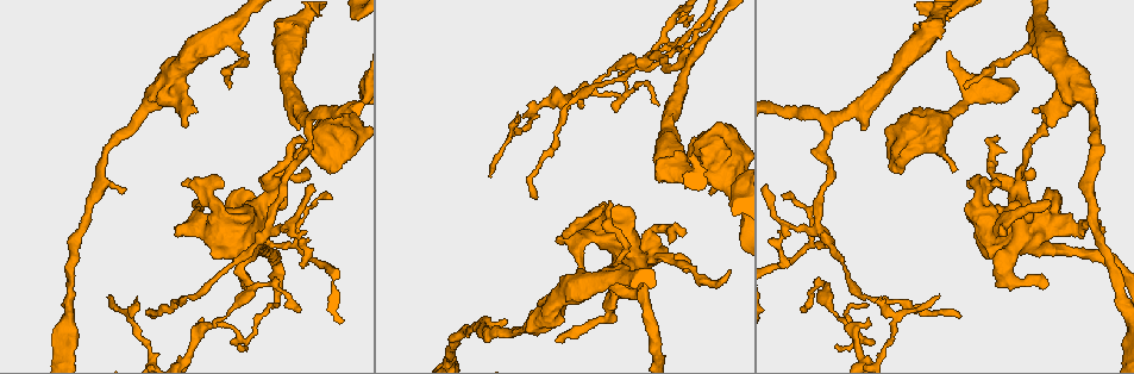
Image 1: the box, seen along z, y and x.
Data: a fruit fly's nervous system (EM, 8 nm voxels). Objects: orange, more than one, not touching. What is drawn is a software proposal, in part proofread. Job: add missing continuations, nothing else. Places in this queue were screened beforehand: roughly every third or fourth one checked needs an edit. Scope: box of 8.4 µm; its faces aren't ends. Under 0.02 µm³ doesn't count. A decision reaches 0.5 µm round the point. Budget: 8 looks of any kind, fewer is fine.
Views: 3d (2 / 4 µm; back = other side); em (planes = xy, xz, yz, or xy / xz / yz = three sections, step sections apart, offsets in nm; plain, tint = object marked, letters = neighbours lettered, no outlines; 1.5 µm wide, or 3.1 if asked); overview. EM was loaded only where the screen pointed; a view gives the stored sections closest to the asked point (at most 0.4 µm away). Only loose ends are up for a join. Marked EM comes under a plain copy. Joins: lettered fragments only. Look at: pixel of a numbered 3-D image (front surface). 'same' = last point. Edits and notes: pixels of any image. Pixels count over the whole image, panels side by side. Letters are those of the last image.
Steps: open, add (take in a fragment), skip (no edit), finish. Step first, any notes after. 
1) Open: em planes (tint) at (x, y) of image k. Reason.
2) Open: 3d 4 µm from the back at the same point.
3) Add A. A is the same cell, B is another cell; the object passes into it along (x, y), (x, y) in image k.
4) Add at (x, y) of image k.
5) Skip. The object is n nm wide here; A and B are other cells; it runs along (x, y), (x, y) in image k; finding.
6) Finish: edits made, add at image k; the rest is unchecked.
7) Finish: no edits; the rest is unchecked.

Open: em planes (letters) at (952, 171) of image 1. Tapers out.

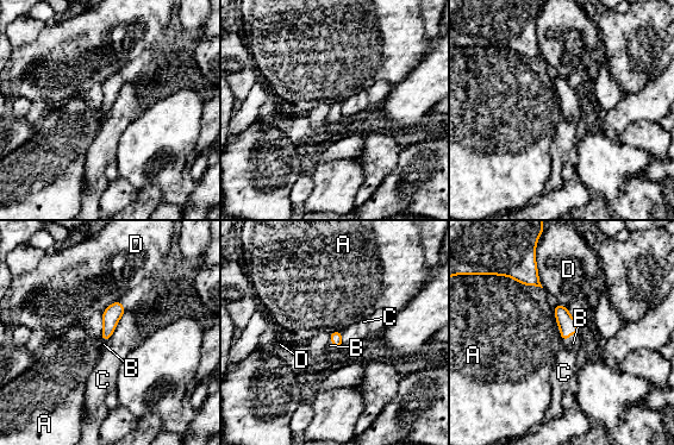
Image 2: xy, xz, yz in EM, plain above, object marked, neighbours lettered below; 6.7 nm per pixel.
Add B. The longest contact is with A, 260 nm; B is the same cell, A, C and D are other cells; the object passes into it along (567, 325), (570, 333), (573, 343) in image 2; the cell continues.

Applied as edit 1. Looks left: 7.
Open: overview. Redraw.

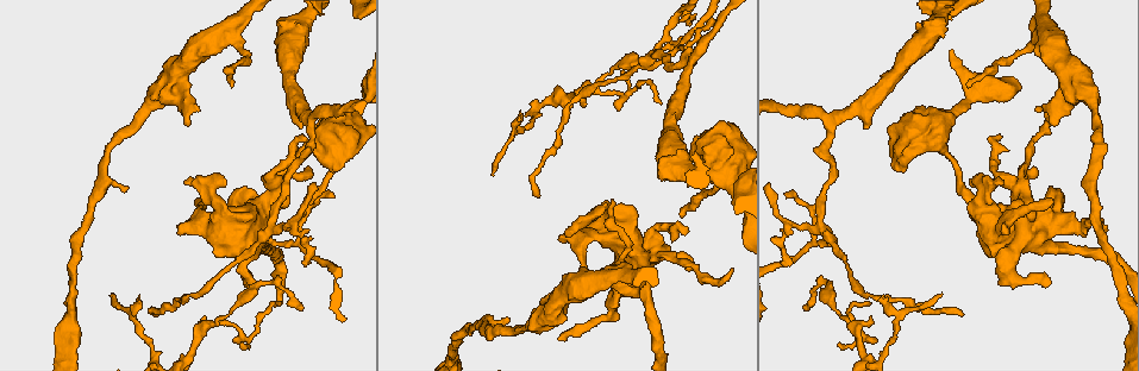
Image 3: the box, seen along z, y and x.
Open: 3d 2 µm at (803, 308) of image 3. Free end.

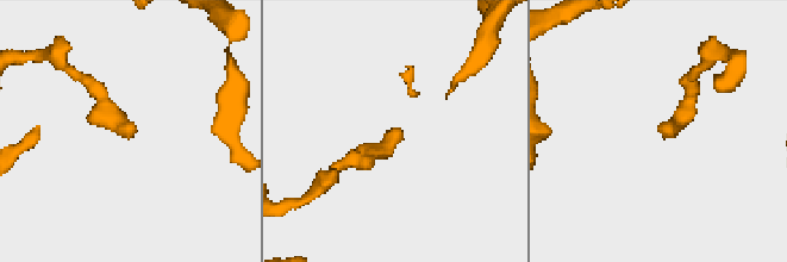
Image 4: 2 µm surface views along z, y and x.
Open: em planes (letters) at (663, 123) of image 4.

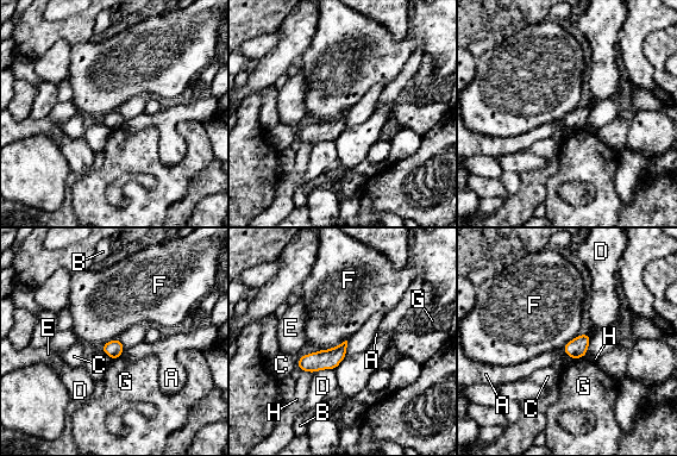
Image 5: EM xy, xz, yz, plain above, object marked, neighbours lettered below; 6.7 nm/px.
Skip. The longest contact is with F, 190 nm; A, B, C, D, E, F, G and H are other cells; a border runs along (346, 339), (321, 350) in image 5; no lettered fragment goes on from it.

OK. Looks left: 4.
Open: 3d 2 µm at (197, 200) of image 3. Branch stops here.

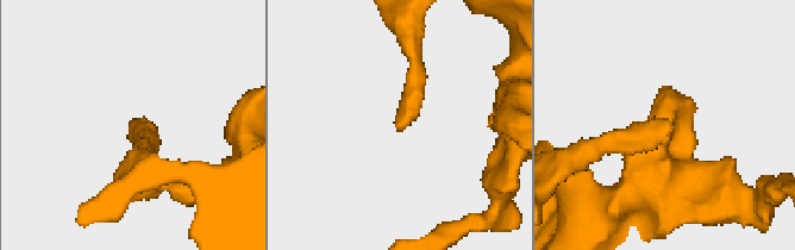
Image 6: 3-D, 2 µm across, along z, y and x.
Open: em planes (letters) at (673, 126) of image 6. Need the tissue.

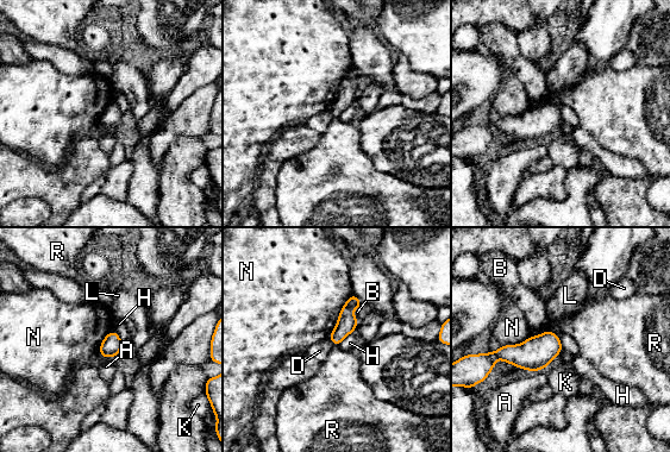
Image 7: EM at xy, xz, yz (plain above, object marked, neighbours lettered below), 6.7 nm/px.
Skip. The object is 140 nm wide here; A, B, D, H, K, L, N and R are other cells; a border runs along (333, 344), (338, 345) in image 7; no lettered fragment goes on from it.

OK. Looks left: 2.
Finish: edits made, add at image 2; the rest is unchecked.

